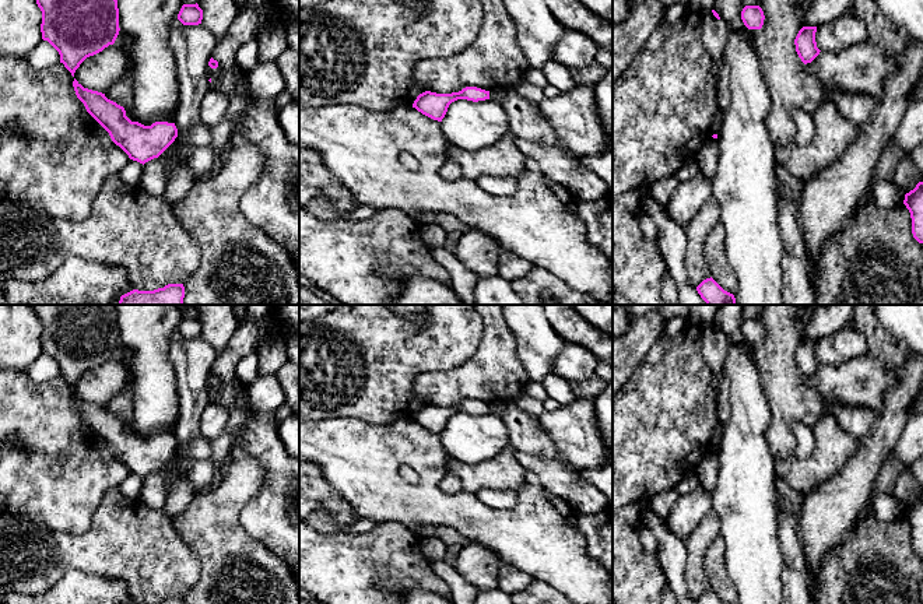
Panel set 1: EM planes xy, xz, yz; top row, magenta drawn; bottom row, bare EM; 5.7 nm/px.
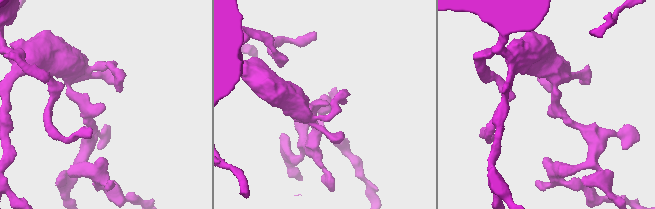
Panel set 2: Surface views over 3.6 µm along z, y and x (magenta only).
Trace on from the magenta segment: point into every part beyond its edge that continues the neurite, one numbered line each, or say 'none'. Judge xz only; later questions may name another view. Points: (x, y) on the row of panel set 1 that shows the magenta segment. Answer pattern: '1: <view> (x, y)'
none

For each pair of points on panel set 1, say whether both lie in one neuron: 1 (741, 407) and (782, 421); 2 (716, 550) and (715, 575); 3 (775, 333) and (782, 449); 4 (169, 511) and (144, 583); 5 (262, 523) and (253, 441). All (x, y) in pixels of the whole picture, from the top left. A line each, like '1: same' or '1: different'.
1: different
2: same
3: same
4: different
5: same

